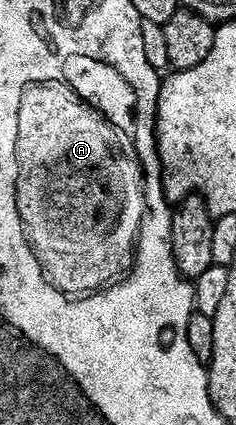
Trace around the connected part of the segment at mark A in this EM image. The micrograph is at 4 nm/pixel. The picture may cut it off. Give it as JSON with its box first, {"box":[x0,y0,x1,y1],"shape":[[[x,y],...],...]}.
{"box":[16,81,146,297],"shape":[[[45,81],[25,90],[18,109],[16,156],[20,161],[20,211],[24,211],[24,223],[28,223],[28,235],[32,235],[36,251],[44,259],[48,282],[69,297],[87,297],[127,276],[136,258],[140,228],[146,218],[144,175],[130,156],[116,152],[115,145],[108,140],[107,126],[91,102],[64,81]]]}

